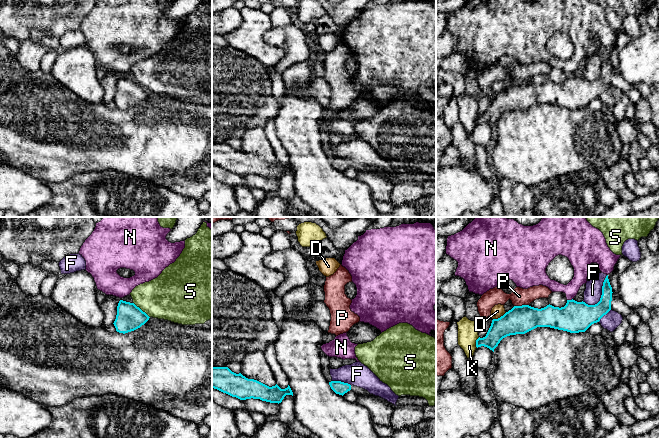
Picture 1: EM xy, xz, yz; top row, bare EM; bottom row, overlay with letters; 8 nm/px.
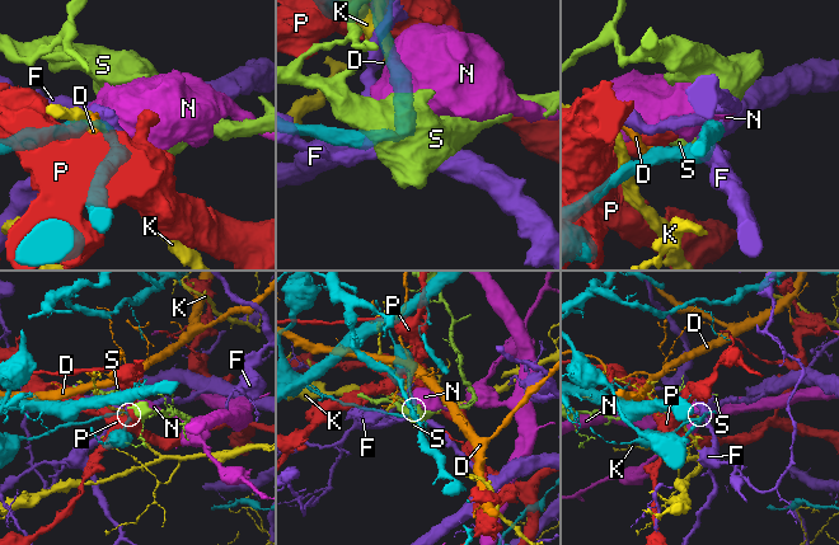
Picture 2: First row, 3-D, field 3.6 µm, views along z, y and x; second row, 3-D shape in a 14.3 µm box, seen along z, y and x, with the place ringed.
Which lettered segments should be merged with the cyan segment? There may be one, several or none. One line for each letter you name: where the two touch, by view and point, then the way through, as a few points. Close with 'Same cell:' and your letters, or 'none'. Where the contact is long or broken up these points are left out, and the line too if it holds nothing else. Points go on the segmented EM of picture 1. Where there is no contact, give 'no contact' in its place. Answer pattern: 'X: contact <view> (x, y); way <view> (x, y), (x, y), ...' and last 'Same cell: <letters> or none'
Same cell: none

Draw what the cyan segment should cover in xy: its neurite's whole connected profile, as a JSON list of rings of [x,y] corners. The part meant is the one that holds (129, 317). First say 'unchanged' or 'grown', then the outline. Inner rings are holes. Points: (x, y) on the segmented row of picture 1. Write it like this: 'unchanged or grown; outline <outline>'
unchanged; outline [[[120,300],[117,306],[116,319],[113,324],[117,332],[125,334],[140,328],[149,318],[134,303]]]

